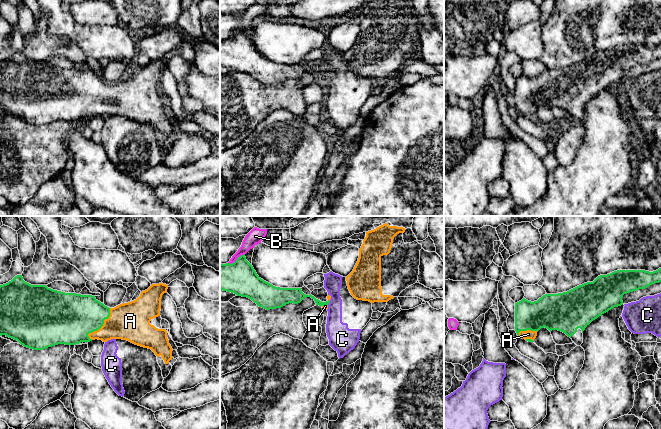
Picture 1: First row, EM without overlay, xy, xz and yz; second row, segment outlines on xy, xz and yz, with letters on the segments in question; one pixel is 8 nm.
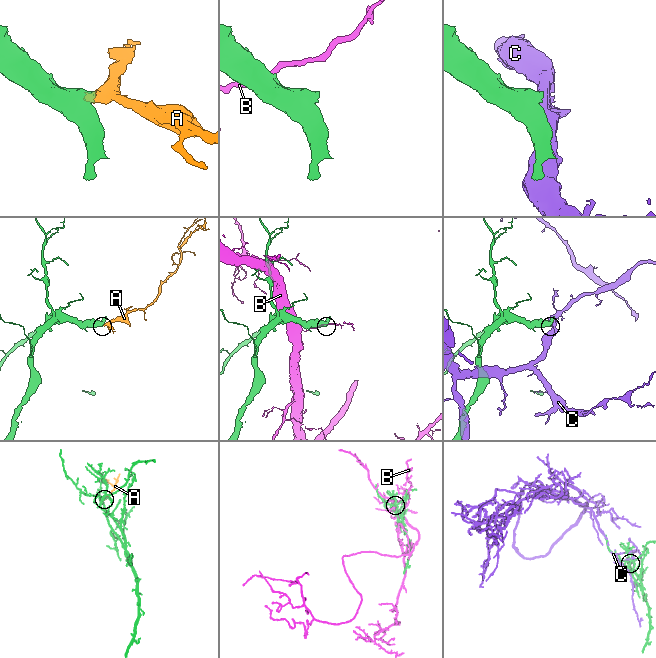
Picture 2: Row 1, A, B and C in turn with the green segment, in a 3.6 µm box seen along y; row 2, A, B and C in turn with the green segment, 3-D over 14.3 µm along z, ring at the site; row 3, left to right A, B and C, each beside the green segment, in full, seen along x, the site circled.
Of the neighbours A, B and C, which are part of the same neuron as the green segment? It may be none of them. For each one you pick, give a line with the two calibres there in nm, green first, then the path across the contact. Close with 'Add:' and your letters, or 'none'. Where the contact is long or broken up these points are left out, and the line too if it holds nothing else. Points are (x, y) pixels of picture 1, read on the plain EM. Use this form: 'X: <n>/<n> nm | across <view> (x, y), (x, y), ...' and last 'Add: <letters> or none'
A: 380/300 nm | across xy (72, 92), (95, 96), (101, 102), (130, 97)
Add: A

